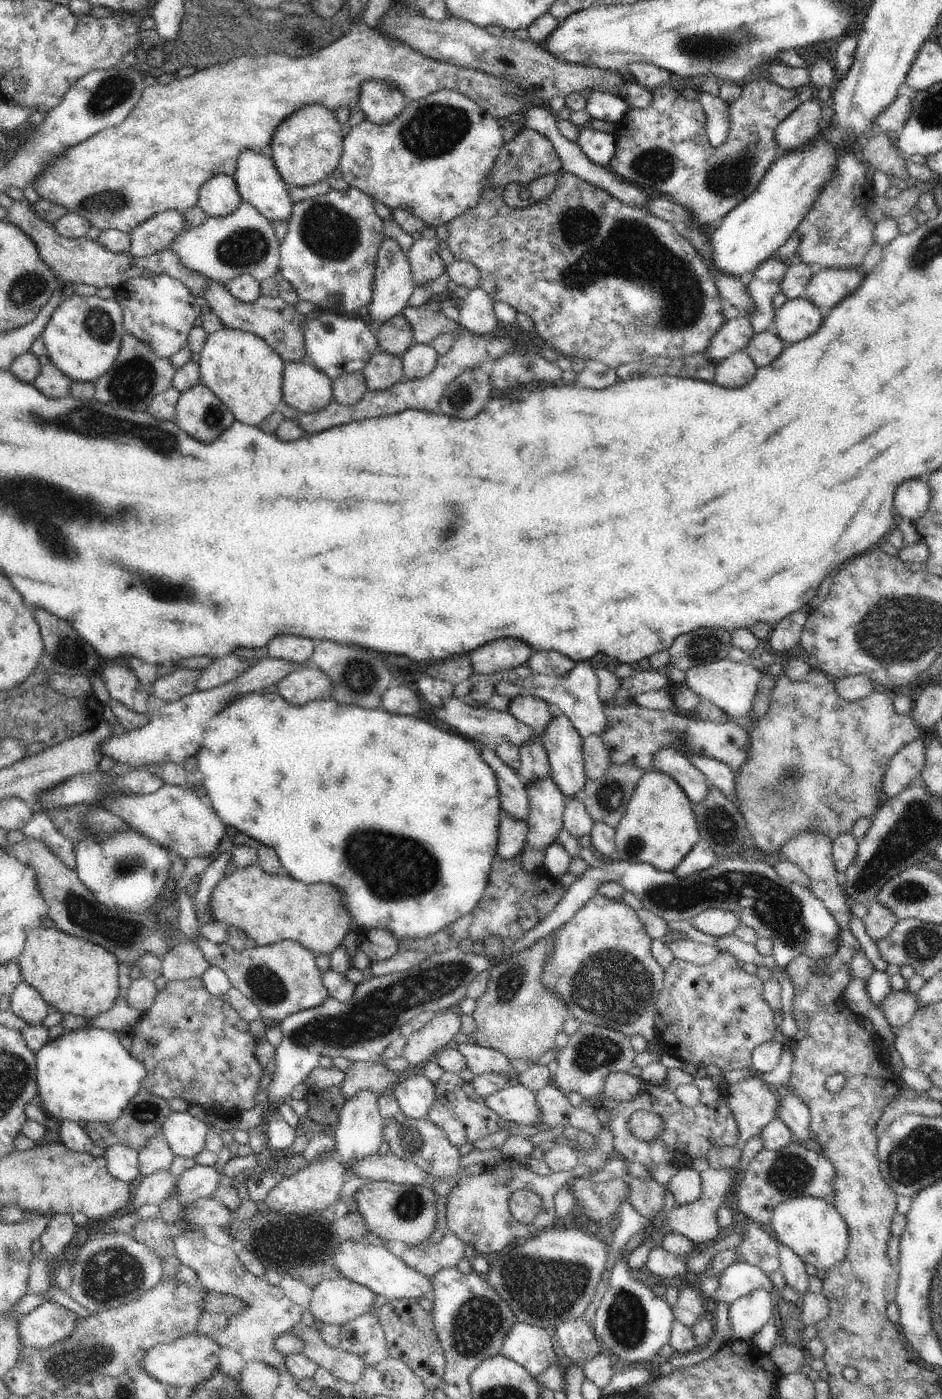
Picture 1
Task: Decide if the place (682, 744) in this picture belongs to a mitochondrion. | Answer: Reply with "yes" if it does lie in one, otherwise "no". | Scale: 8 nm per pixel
no

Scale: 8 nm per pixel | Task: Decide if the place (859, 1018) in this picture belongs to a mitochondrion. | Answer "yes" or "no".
no

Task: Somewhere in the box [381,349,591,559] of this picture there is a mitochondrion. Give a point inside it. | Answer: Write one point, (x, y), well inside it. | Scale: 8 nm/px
(460, 393)

